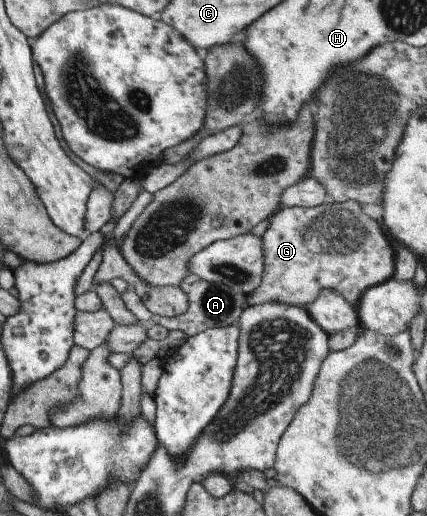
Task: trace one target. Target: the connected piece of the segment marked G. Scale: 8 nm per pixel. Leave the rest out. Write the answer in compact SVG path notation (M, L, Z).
M357 201L325 202L318 207L283 206L264 232L266 265L261 286L248 295L249 305L282 302L306 307L322 290L336 290L358 306L365 290L393 272L393 252L376 220L367 218Z

